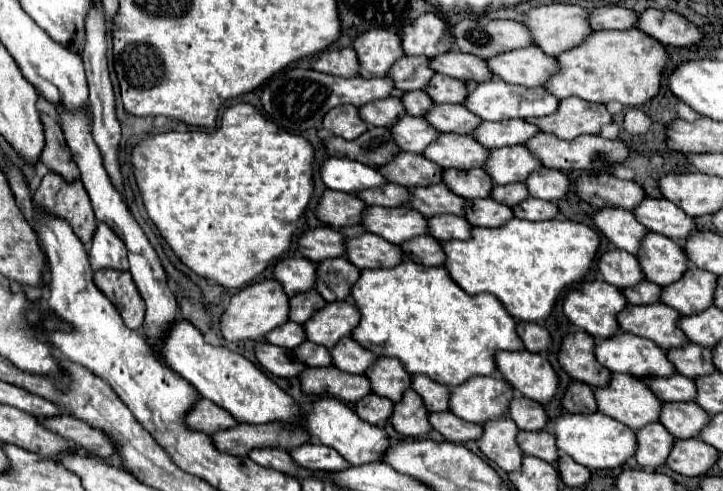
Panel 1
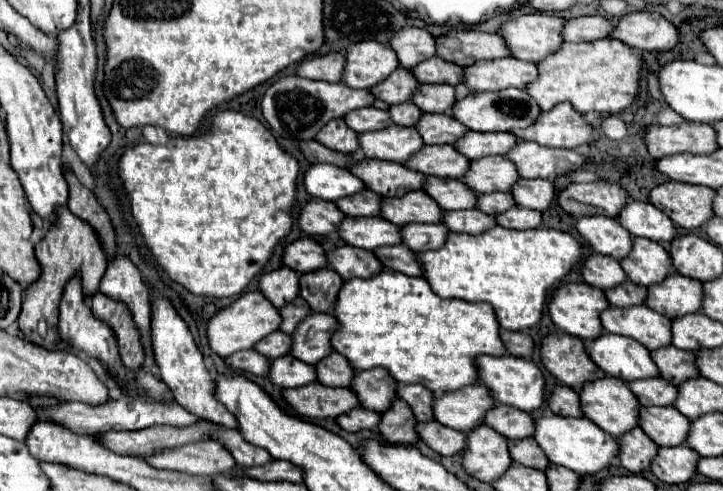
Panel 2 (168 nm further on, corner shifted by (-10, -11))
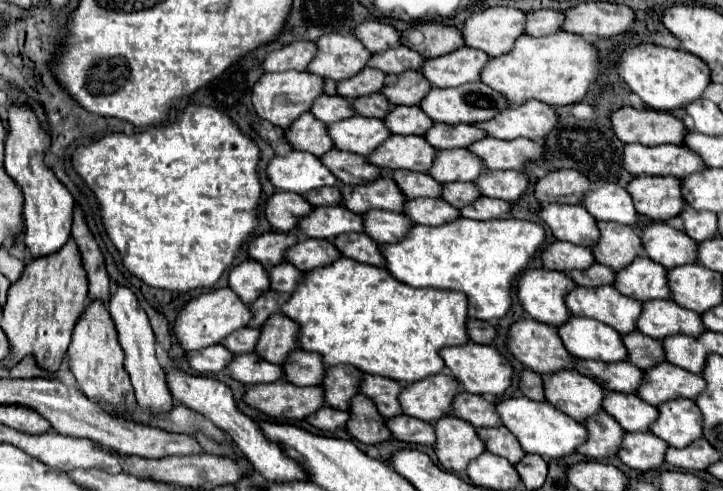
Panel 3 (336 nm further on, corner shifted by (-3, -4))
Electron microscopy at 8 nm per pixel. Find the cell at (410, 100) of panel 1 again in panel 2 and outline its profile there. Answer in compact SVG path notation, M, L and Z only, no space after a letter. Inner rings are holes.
M399 103L399 105L391 105L389 107L389 115L391 115L391 121L395 125L403 125L403 127L413 127L419 117L421 117L421 111L419 107L415 107L413 103Z

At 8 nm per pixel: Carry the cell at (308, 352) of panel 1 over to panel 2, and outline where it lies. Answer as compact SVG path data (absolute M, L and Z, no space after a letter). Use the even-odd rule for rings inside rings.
M285 355L279 359L271 359L267 377L273 385L283 387L283 389L303 387L303 385L315 381L315 369L313 369L313 365L297 361L291 355Z

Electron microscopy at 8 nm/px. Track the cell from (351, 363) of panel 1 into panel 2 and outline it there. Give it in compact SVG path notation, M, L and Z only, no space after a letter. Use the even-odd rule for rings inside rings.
M329 353L327 357L323 357L317 365L317 381L325 387L349 387L351 379L355 375L353 367L347 363L347 359L339 353Z

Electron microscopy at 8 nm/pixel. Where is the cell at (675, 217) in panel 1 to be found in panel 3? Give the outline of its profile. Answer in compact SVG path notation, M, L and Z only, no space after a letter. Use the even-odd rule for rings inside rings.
M604 184L590 190L584 196L584 206L598 220L610 220L618 224L634 226L642 220L642 214L634 208L632 196L618 184Z

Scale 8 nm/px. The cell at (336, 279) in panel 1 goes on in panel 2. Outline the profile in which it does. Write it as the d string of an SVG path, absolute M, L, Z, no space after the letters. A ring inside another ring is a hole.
M317 269L299 275L299 297L309 303L313 313L331 313L341 285L343 279L333 269Z

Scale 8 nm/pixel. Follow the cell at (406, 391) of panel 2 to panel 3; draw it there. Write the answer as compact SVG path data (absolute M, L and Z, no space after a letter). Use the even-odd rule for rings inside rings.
M364 376L360 392L374 400L376 408L380 410L380 414L384 418L392 418L392 416L402 414L400 400L398 400L402 388L404 388L402 382L388 380L384 376Z

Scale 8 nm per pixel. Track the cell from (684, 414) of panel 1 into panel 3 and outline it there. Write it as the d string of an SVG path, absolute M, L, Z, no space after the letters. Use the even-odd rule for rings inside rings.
M606 392L604 412L612 414L626 432L648 432L658 420L656 406L650 406L640 396L624 396L620 392Z

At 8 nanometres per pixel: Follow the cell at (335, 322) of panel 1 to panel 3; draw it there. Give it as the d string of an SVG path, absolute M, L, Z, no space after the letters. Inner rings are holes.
M284 314L270 316L262 328L260 344L256 346L256 354L272 364L284 364L288 360L288 352L298 348L300 326Z

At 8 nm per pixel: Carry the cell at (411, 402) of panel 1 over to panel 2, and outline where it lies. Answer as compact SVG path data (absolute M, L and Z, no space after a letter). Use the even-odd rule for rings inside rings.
M395 399L391 407L381 413L381 421L377 425L381 437L391 445L413 445L419 435L415 433L415 417L403 399Z

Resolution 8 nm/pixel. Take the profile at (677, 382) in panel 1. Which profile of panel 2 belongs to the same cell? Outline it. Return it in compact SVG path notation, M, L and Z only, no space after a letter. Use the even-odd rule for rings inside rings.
M661 377L637 379L635 383L627 383L633 395L641 405L671 405L677 397L677 389Z

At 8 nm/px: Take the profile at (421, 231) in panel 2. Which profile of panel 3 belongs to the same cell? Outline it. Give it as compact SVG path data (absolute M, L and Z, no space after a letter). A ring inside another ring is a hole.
M372 210L370 214L364 214L364 230L378 244L396 244L398 240L404 240L410 228L414 228L414 222L404 214L386 210Z

